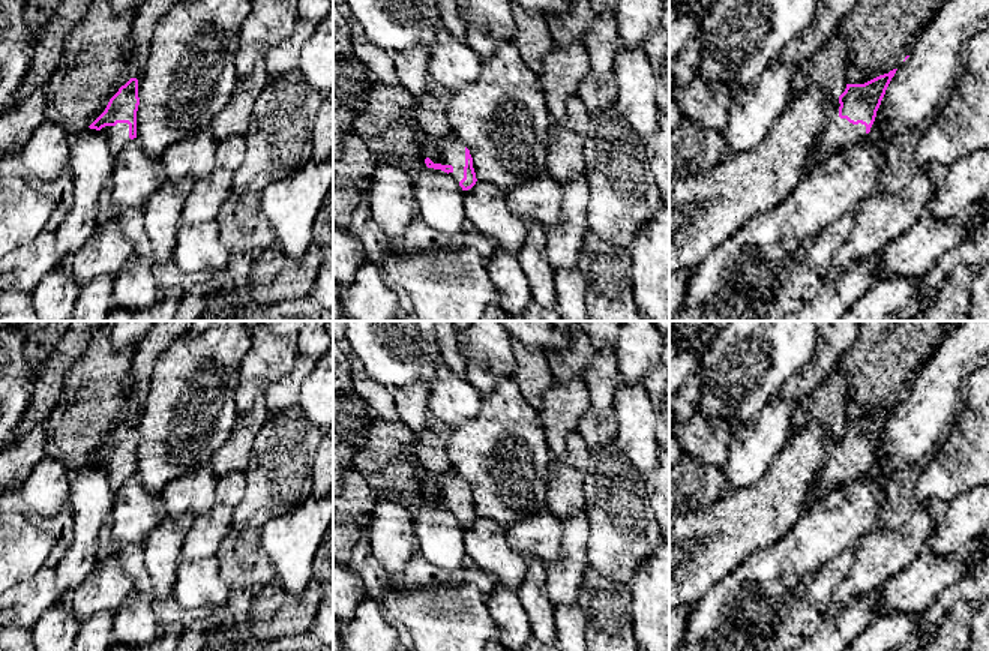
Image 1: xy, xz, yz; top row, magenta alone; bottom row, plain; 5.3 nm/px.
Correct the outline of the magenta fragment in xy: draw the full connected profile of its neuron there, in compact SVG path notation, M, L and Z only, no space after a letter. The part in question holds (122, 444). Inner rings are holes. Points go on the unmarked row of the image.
M131 414L110 435L105 447L89 462L107 471L114 492L137 474L137 447L140 441L138 416Z

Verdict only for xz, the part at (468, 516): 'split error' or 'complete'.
split error

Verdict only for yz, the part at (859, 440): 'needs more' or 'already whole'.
needs more

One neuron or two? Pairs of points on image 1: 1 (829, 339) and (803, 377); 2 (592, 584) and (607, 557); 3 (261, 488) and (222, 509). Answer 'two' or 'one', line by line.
1: one
2: two
3: two

